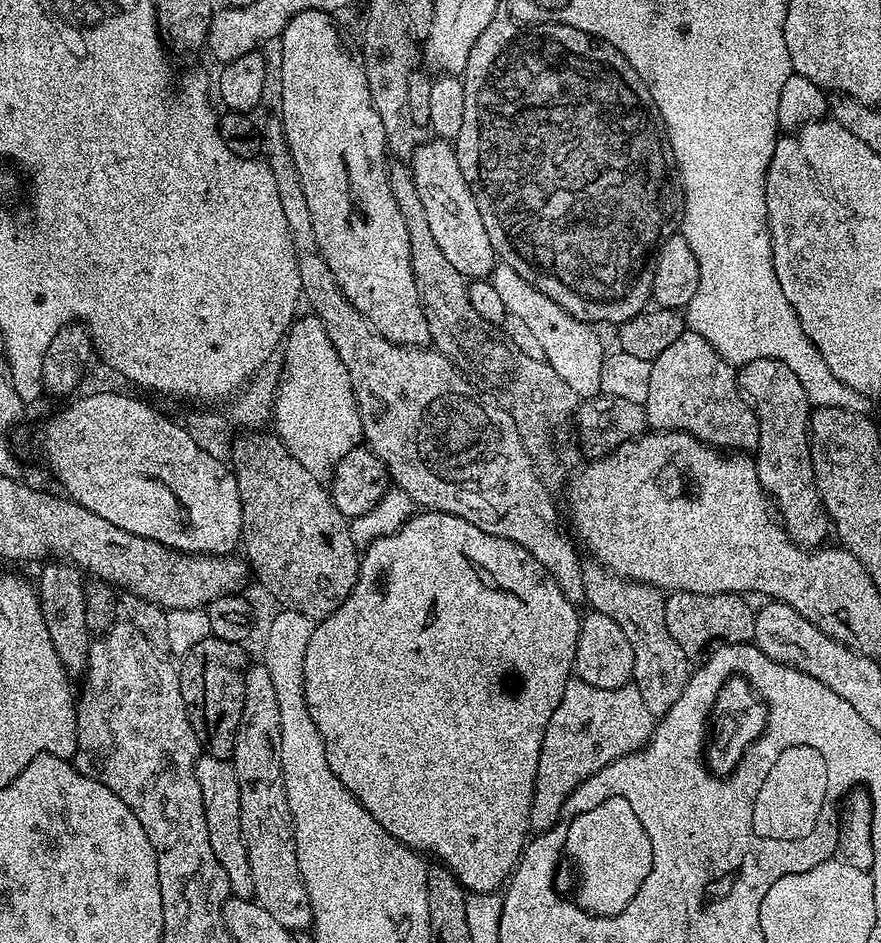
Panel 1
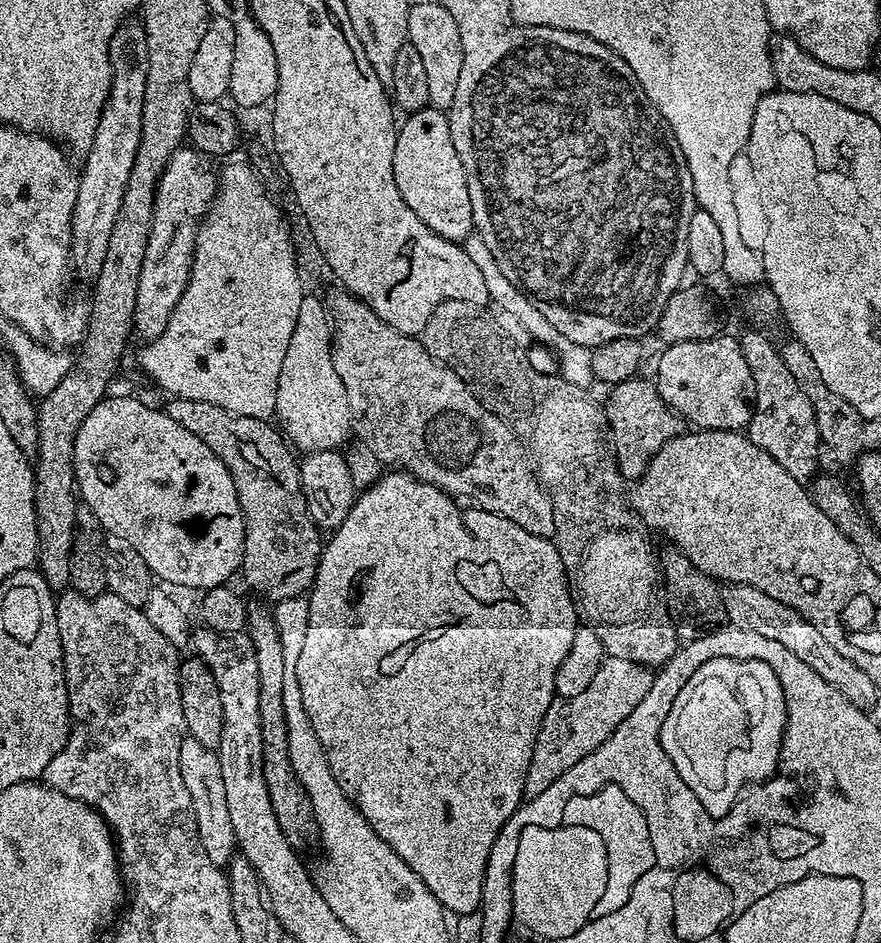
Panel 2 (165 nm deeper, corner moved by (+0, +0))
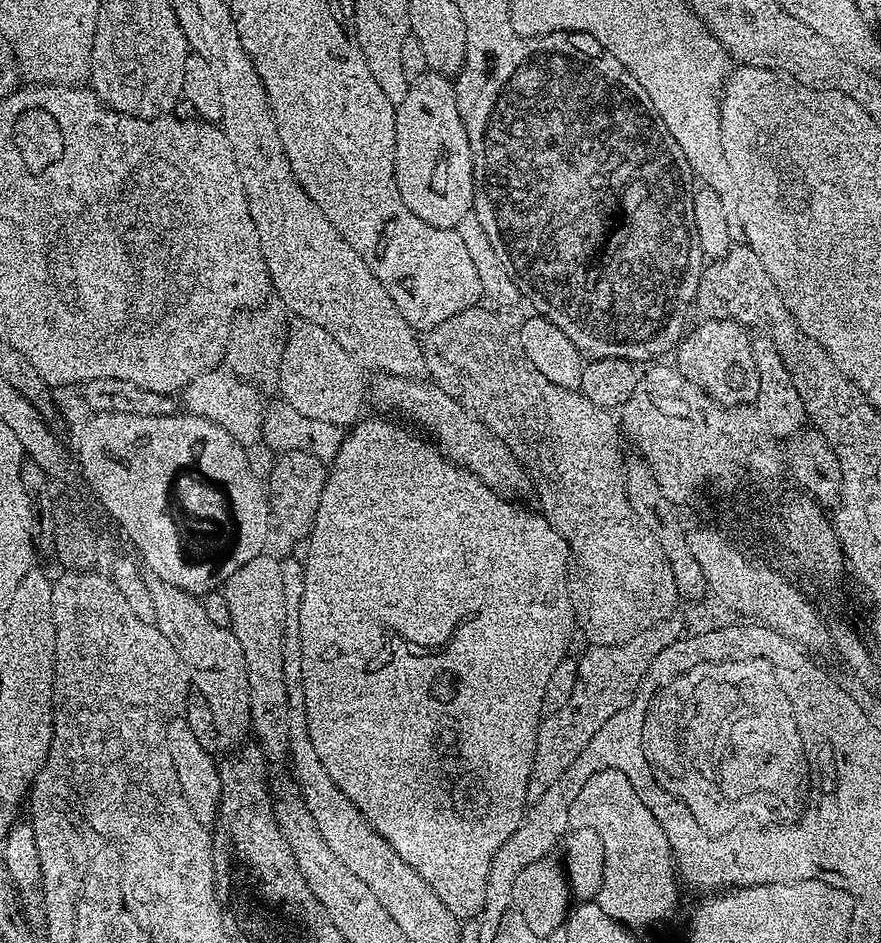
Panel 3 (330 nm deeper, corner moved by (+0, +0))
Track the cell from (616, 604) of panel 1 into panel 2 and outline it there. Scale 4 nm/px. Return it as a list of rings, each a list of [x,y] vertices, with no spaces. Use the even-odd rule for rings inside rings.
[[[444,300],[436,307],[434,314],[430,314],[430,322],[426,322],[422,333],[422,343],[424,349],[439,360],[441,364],[446,364],[453,368],[464,383],[471,388],[472,393],[481,400],[484,405],[489,408],[499,418],[508,423],[512,429],[516,439],[520,441],[520,447],[530,457],[531,463],[534,465],[534,471],[541,484],[544,485],[545,492],[552,499],[552,509],[554,510],[554,530],[556,531],[554,543],[558,554],[562,558],[562,566],[564,573],[568,579],[568,589],[572,595],[572,601],[576,604],[576,611],[579,619],[585,625],[591,626],[594,634],[598,634],[598,638],[602,642],[605,653],[608,656],[617,656],[623,660],[630,662],[638,662],[649,670],[659,670],[669,663],[675,657],[678,651],[676,645],[676,628],[672,625],[674,621],[674,613],[668,606],[668,599],[664,596],[664,586],[660,575],[660,562],[658,559],[657,549],[652,549],[653,537],[650,535],[649,529],[645,528],[640,515],[636,513],[636,509],[630,503],[629,493],[624,492],[626,481],[624,475],[620,473],[620,467],[616,464],[615,455],[610,447],[610,433],[608,430],[608,420],[604,417],[604,409],[601,401],[596,401],[593,394],[587,388],[579,388],[574,386],[574,382],[566,382],[559,374],[552,375],[550,373],[538,373],[530,366],[530,362],[522,355],[521,349],[503,332],[502,327],[495,322],[493,313],[487,307],[478,305],[470,305],[469,302]]]

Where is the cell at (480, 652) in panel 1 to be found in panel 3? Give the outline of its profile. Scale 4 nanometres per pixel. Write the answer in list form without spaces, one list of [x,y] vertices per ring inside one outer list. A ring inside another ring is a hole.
[[[372,414],[369,420],[364,418],[351,425],[347,429],[344,441],[341,442],[337,456],[333,458],[328,468],[326,486],[322,490],[322,498],[318,502],[312,534],[306,540],[308,557],[303,557],[302,560],[304,585],[302,586],[302,602],[298,610],[296,629],[300,635],[298,655],[302,662],[300,681],[304,687],[304,713],[310,742],[314,742],[314,754],[318,754],[318,759],[321,760],[326,774],[330,774],[330,778],[334,778],[334,786],[338,786],[338,790],[342,790],[342,794],[346,794],[346,798],[350,798],[350,802],[354,802],[354,806],[368,819],[368,825],[379,836],[386,838],[386,842],[390,842],[390,846],[398,854],[398,858],[402,858],[402,862],[406,862],[406,866],[410,866],[410,870],[414,870],[414,874],[418,874],[418,878],[422,878],[422,882],[426,882],[426,886],[430,886],[430,890],[434,890],[434,894],[438,894],[442,906],[446,906],[446,910],[450,910],[450,914],[454,914],[457,920],[463,922],[475,920],[483,913],[486,902],[486,882],[490,878],[490,866],[494,862],[498,850],[510,839],[514,830],[520,828],[520,823],[523,822],[526,809],[530,804],[528,798],[530,766],[534,766],[534,746],[544,712],[542,698],[546,694],[546,682],[552,671],[558,666],[558,662],[562,662],[569,655],[568,643],[572,640],[572,632],[574,636],[570,591],[570,553],[562,534],[558,534],[558,530],[554,530],[554,526],[550,526],[550,522],[539,511],[531,512],[528,508],[519,508],[521,506],[519,503],[505,500],[503,496],[490,490],[490,486],[486,486],[486,482],[482,482],[474,474],[467,472],[465,468],[459,468],[454,461],[445,458],[431,439],[425,438],[423,435],[415,436],[411,432],[411,430],[413,431],[411,427],[405,426],[403,423],[395,424],[395,422],[400,423],[380,414]]]

